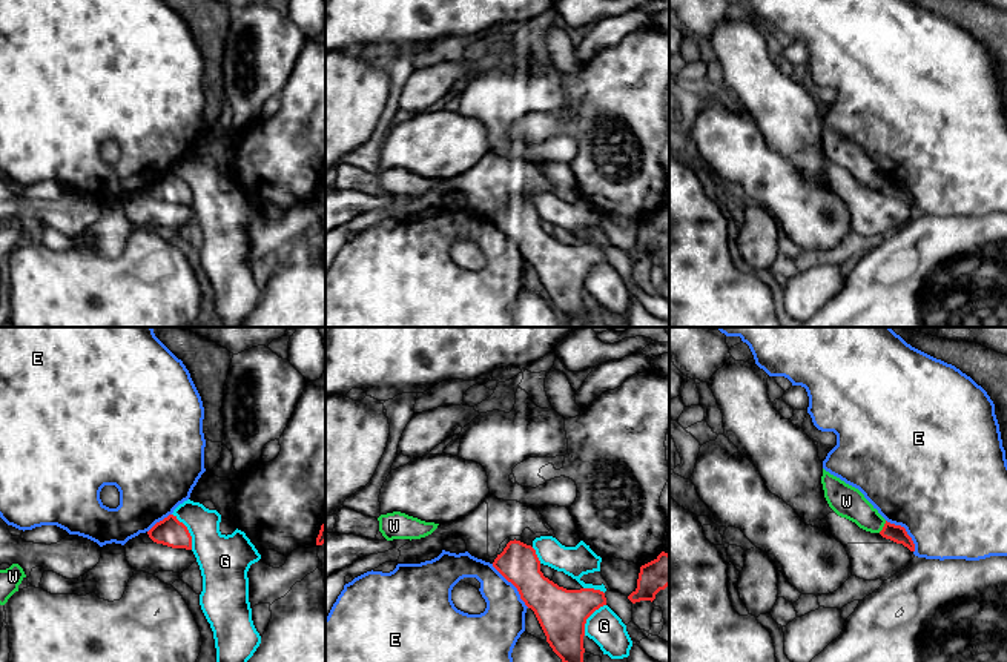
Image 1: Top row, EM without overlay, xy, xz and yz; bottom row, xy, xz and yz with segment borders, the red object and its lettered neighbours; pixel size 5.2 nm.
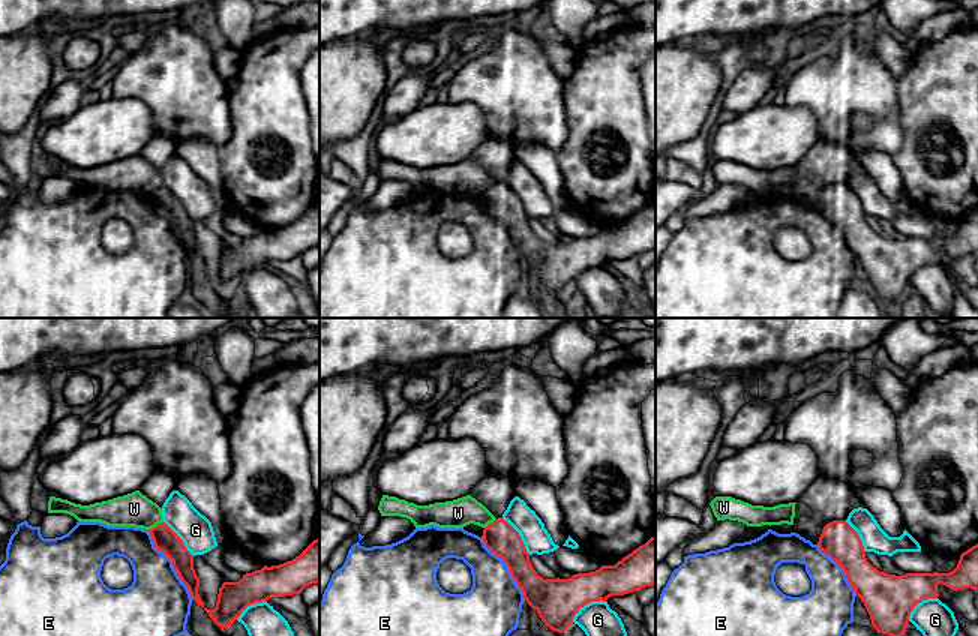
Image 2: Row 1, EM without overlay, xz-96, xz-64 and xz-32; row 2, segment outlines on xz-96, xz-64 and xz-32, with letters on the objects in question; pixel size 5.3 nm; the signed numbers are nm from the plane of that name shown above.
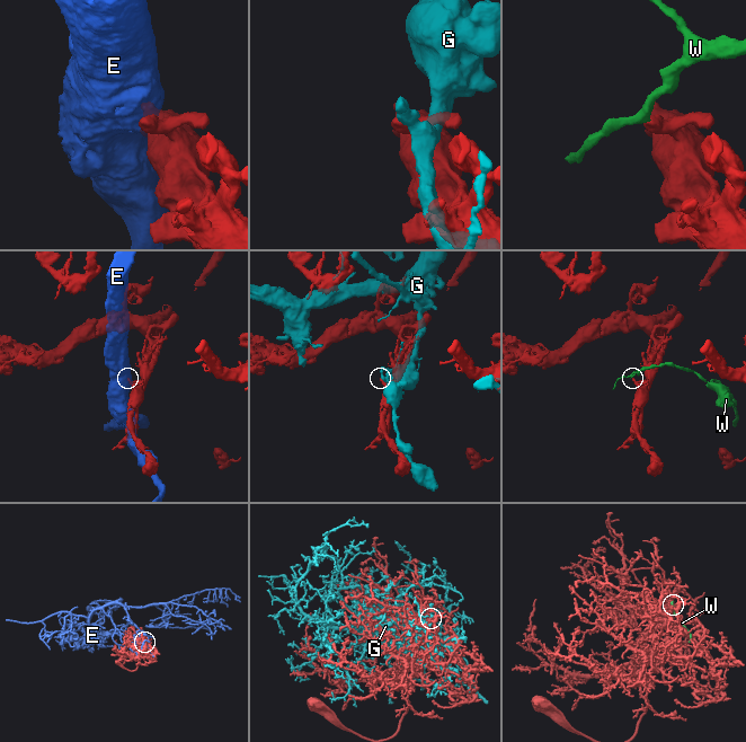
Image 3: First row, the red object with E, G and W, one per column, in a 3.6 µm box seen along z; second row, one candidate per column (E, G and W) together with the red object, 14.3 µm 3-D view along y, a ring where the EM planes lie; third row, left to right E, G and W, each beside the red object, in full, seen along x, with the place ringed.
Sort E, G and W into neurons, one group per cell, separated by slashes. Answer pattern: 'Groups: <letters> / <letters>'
Groups: E / G / W

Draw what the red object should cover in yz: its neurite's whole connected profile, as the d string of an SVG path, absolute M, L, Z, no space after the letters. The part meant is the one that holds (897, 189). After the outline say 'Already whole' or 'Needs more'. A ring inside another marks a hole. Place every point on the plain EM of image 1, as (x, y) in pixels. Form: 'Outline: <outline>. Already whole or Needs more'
Outline: M886 177L880 190L886 195L896 198L896 200L903 200L910 207L915 207L915 200L913 200L912 194L907 190L906 184L901 181L895 181L895 180L890 180Z. Already whole

